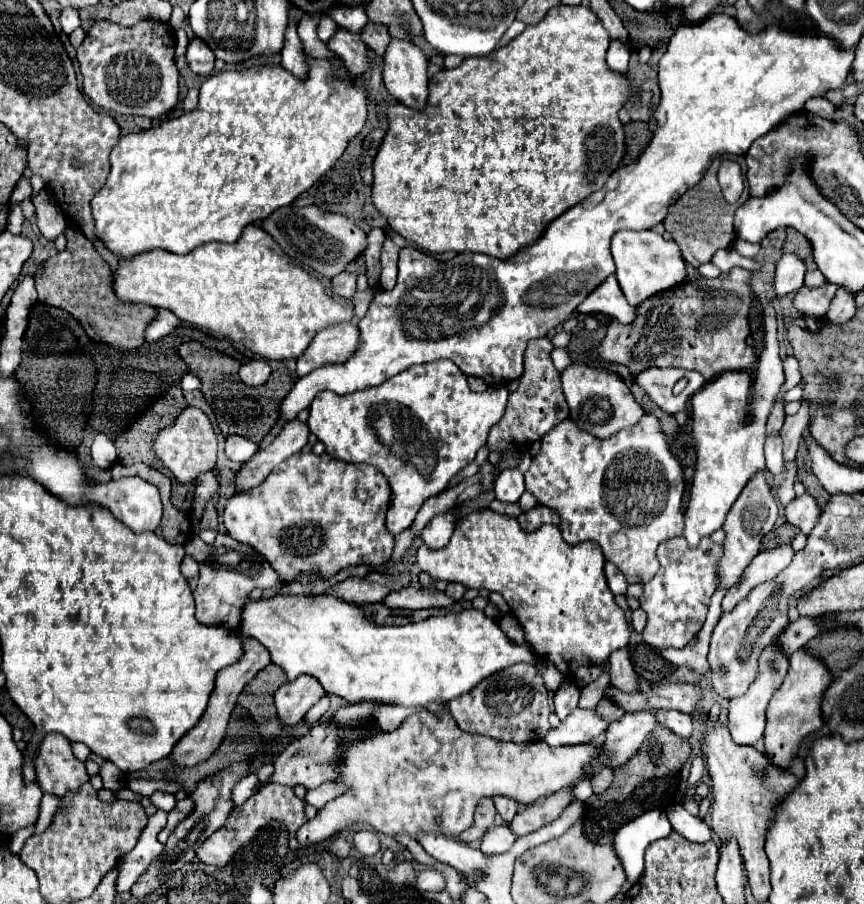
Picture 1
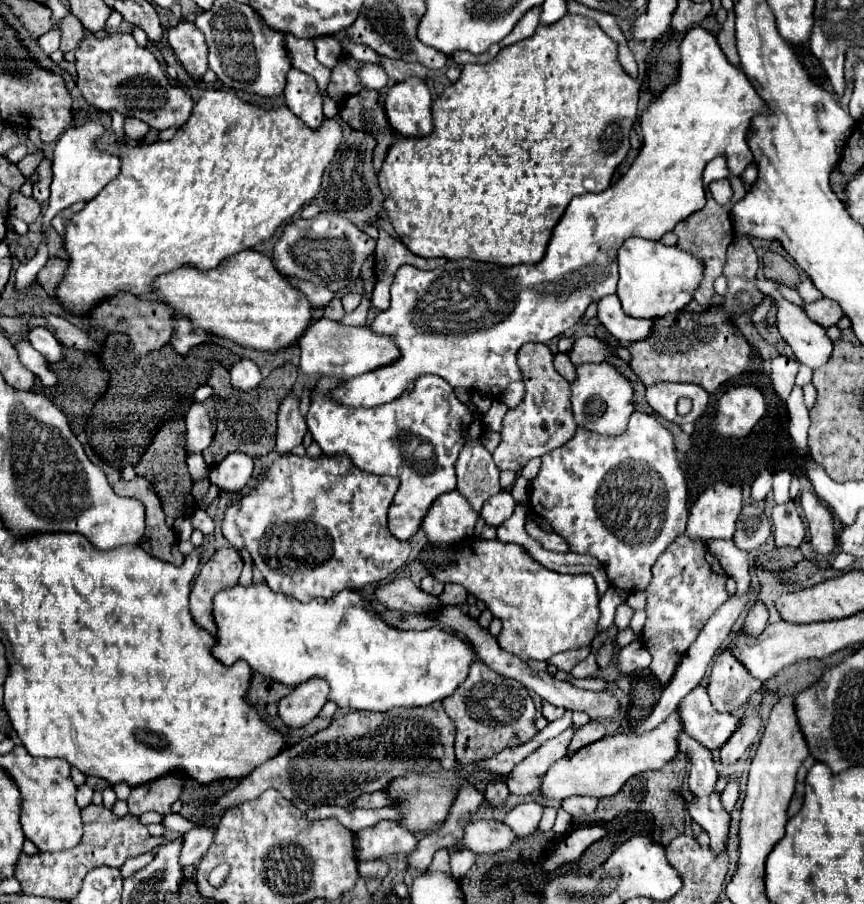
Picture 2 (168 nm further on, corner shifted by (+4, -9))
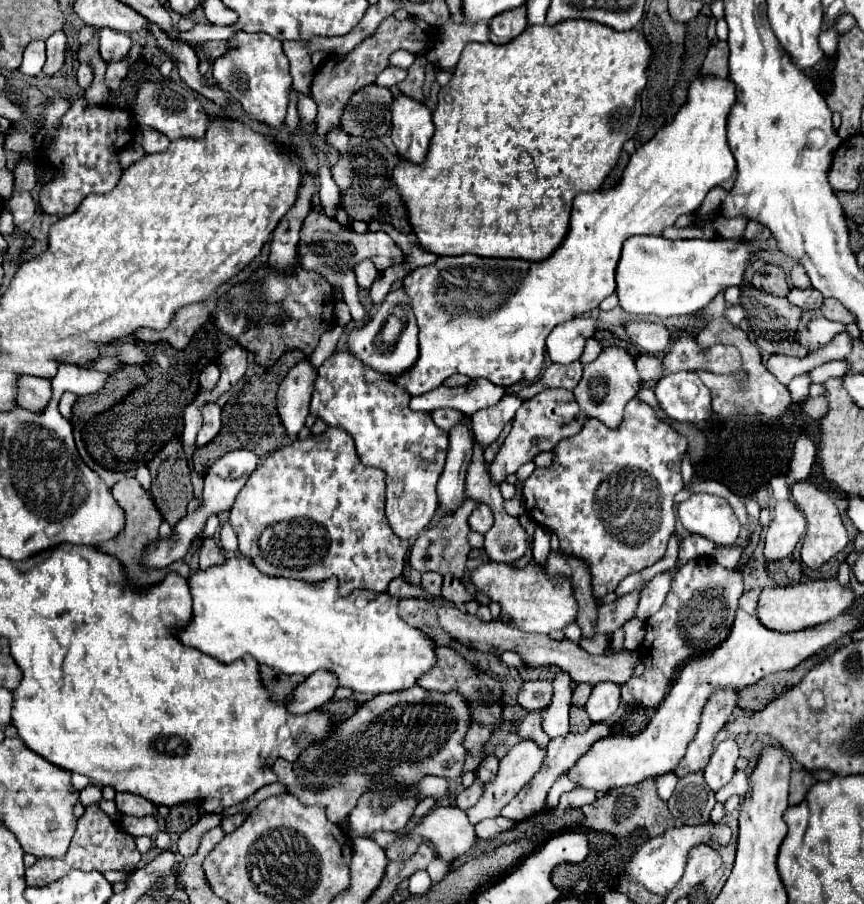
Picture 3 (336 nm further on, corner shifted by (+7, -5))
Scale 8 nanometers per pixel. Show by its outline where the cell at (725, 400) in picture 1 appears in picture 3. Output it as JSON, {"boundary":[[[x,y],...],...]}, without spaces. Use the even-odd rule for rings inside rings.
{"boundary":[[[692,494],[680,502],[678,518],[690,534],[700,534],[720,546],[734,544],[740,532],[740,522],[732,506],[714,494]]]}

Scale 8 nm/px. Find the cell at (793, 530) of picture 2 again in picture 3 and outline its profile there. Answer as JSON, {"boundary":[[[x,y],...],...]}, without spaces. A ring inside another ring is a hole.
{"boundary":[[[782,500],[774,506],[774,518],[766,532],[764,556],[768,560],[782,560],[792,556],[798,540],[806,530],[806,520],[792,500]]]}

